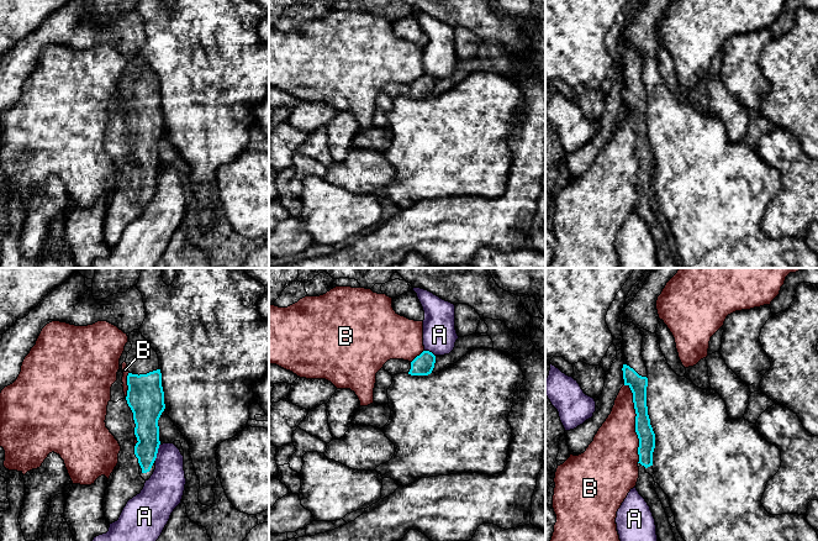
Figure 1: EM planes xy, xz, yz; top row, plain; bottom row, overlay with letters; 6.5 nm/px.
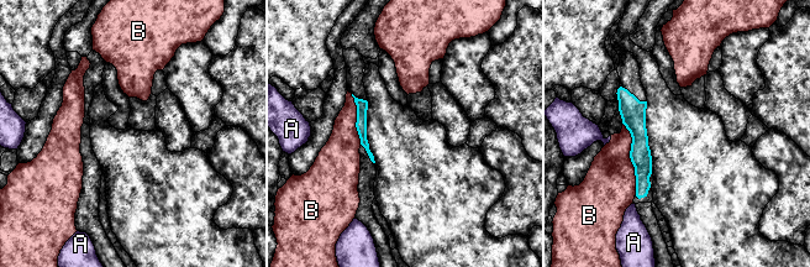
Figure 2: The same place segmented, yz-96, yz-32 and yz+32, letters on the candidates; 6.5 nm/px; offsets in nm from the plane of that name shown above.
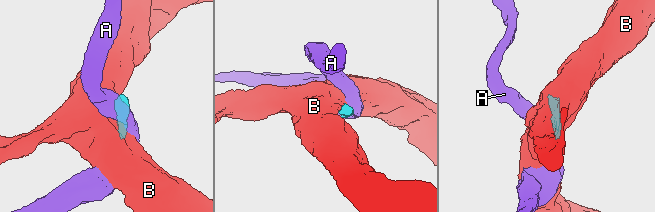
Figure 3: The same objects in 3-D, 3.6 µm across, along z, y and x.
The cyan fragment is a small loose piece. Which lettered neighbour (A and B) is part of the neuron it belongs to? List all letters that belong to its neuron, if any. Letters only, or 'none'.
none

